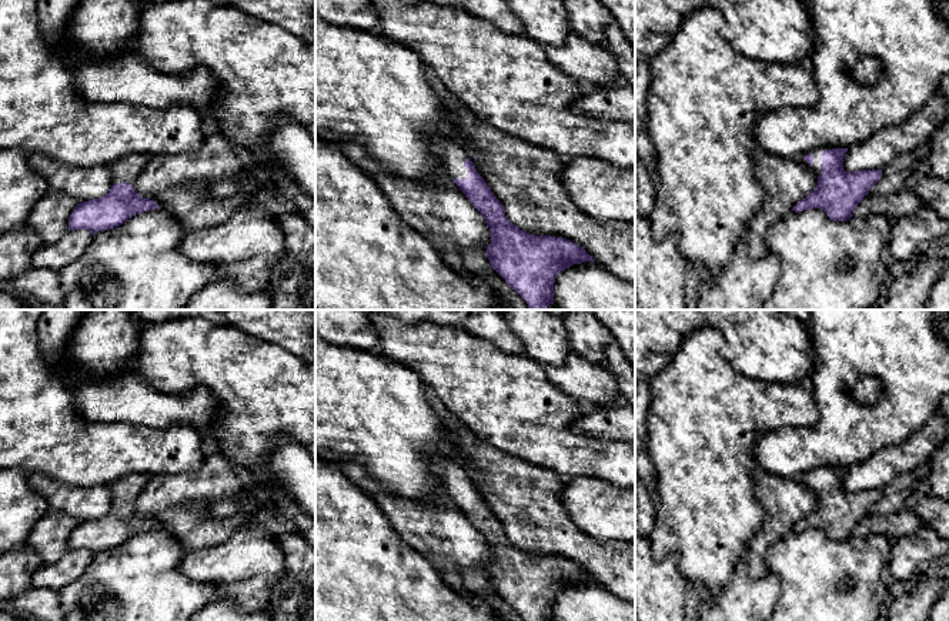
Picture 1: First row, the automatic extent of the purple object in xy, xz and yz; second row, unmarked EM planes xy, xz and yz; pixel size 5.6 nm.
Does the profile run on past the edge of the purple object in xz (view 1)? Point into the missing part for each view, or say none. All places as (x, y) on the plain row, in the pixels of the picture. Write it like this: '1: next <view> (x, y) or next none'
1: next xz (453, 476)

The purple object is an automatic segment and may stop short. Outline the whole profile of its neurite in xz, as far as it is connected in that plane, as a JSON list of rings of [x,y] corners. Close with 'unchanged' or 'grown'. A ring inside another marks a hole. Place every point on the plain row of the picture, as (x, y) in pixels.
[[[440,457],[431,461],[431,471],[442,481],[445,494],[485,538],[491,551],[485,575],[492,588],[525,621],[554,621],[554,602],[561,591],[595,581],[567,558],[532,555],[515,547],[462,465]]] | grown

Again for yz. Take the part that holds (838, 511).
[[[819,467],[798,478],[818,495],[818,505],[792,531],[821,528],[835,541],[852,537],[855,527],[882,498],[882,490],[845,491],[846,471],[848,468]]] | grown

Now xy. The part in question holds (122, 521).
[[[131,473],[107,485],[113,507],[100,518],[78,522],[68,537],[68,550],[88,550],[97,554],[123,544],[136,534],[158,528],[154,520],[140,517],[131,505],[148,481],[147,474]]] | grown

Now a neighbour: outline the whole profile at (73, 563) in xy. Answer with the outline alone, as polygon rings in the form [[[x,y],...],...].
[[[68,550],[57,562],[41,565],[33,574],[33,588],[60,591],[81,577],[93,555],[88,550]]]

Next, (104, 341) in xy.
[[[87,310],[68,341],[68,364],[97,378],[121,370],[136,371],[141,323],[128,310]]]

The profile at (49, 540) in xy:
[[[50,511],[39,520],[26,542],[43,564],[57,562],[68,551],[68,537],[78,521],[64,513]]]

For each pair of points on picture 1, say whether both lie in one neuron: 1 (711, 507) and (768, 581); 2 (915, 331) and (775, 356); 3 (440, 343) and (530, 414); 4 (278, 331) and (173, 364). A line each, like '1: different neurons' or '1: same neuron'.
1: different neurons
2: different neurons
3: same neuron
4: different neurons

